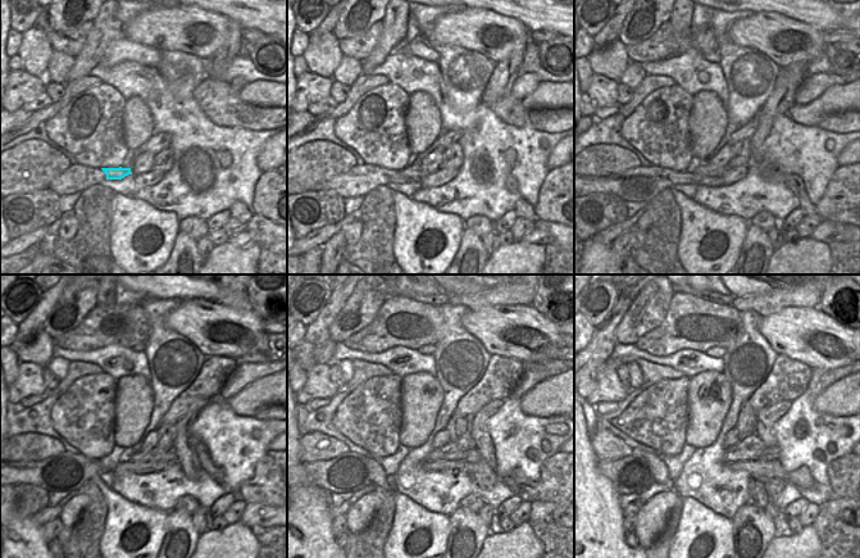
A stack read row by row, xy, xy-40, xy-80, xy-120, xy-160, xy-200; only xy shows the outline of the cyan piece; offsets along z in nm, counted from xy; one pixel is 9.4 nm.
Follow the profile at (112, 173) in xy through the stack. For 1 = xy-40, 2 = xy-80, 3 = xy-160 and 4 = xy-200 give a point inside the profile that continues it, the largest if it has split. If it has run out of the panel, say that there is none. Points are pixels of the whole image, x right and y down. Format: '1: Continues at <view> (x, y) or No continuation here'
1: Continues at xy-40 (415, 172)
2: Continues at xy-80 (702, 169)
3: Continues at xy-160 (456, 450)
4: Continues at xy-200 (751, 448).

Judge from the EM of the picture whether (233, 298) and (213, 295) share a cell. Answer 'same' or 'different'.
same

